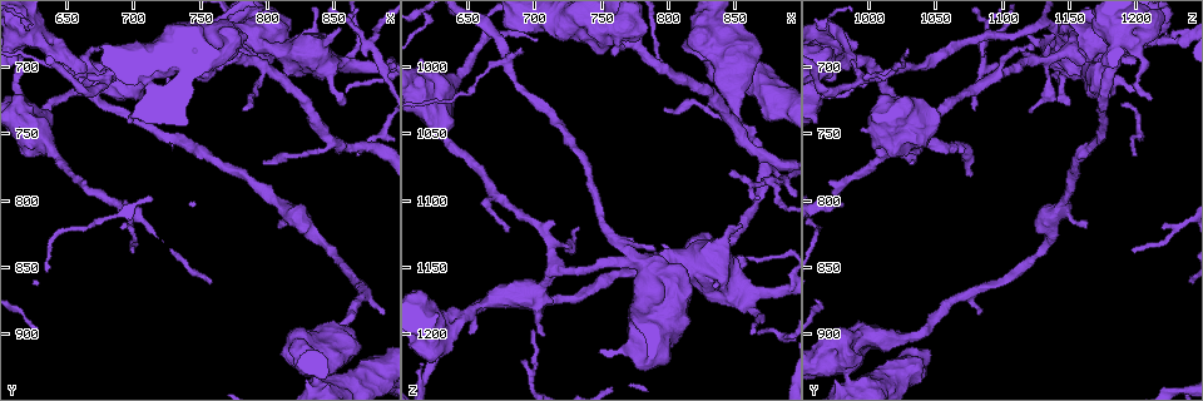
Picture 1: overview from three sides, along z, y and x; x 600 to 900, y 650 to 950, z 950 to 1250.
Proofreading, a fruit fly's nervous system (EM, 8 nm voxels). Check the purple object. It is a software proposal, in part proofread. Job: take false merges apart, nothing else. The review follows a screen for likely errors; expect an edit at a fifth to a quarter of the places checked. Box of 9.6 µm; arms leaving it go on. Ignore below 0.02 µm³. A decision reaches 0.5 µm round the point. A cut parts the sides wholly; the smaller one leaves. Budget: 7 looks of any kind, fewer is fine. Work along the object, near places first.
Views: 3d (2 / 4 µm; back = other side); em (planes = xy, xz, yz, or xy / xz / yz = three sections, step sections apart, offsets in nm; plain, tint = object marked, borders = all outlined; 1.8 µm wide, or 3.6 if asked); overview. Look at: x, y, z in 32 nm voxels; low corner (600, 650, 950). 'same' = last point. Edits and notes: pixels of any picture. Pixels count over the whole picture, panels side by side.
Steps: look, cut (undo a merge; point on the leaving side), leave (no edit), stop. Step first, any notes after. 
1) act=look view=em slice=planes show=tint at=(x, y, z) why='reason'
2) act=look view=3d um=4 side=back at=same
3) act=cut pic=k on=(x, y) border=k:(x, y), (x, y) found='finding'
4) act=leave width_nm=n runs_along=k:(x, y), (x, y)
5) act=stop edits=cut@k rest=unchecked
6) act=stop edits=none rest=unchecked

act=look view=em slice=planes show=tint at=(678, 710, 996) why='branch point'

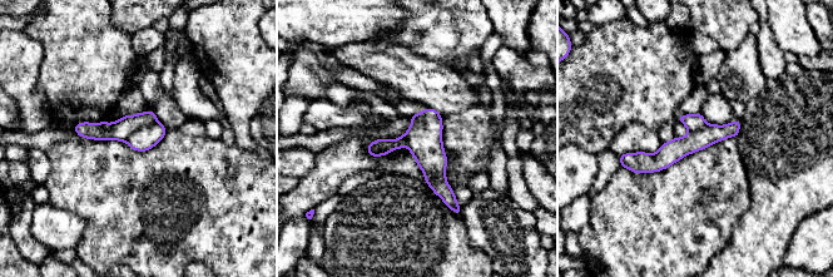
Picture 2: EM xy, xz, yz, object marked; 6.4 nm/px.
act=cut pic=2 on=(119, 130) part_leaving=2:(153, 118), (120, 130), (78, 128) found='a second neuron is stuck on'

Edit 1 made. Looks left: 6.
act=look view=em slice=xy step=8 show=tint at=(764, 684, 970) why='thick turns thin'

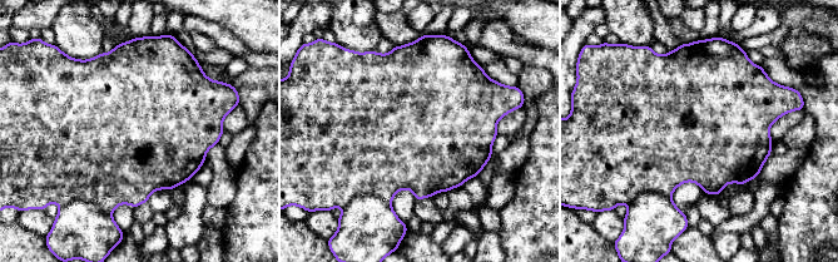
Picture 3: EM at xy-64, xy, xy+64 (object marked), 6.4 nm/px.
act=look view=em slice=planes show=tint at=same

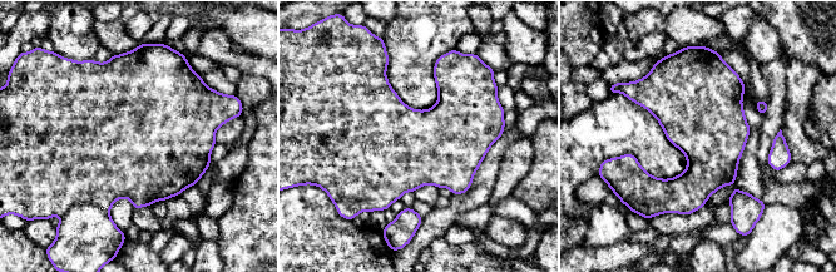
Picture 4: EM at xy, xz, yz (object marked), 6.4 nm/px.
act=cut pic=4 on=(87, 238) border=4:(79, 203), (90, 203), (108, 213) found='two neurons meet here'

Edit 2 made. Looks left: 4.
act=look view=3d um=4 at=(778, 674, 1146) why='narrows sharply'

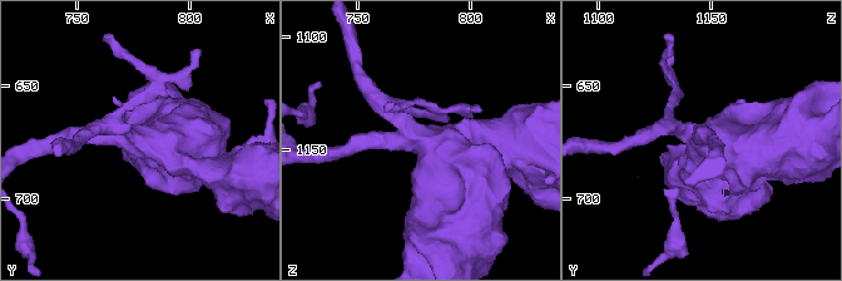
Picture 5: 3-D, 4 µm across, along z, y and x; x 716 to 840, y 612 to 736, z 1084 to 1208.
act=look view=em um=3.6 slice=planes show=tint at=(779, 675, 1146)

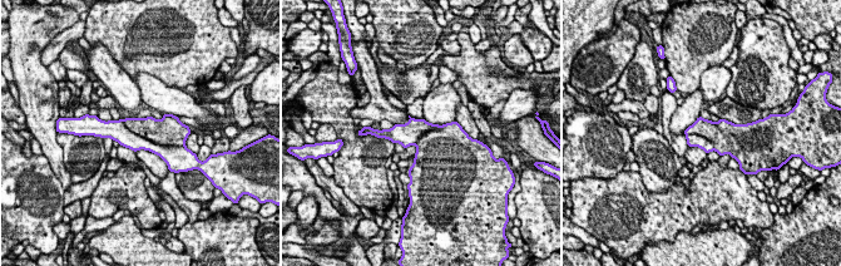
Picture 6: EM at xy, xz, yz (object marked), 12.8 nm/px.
act=cut pic=6 on=(132, 141) width_nm=380 part_leaving=6:(104, 134), (173, 149) found='two neurons meet here'

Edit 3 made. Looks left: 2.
act=stop edits=cut@2,cut@4,cut@6 rest=unchecked

